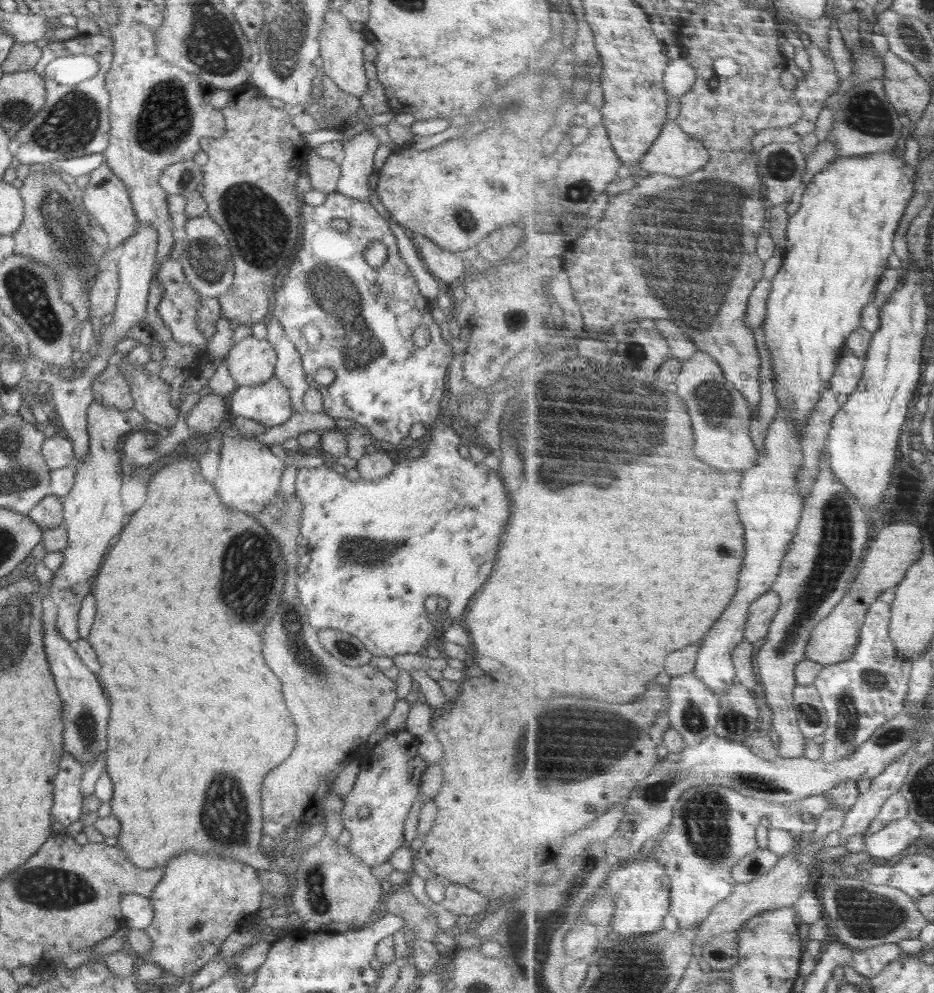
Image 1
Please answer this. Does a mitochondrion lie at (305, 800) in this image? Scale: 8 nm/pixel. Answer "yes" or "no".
no

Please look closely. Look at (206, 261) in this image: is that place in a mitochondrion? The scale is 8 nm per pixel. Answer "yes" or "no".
yes

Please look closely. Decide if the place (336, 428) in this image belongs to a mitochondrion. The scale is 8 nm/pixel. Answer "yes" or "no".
no

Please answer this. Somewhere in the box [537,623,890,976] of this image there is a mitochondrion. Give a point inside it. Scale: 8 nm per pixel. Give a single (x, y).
(702, 824)

